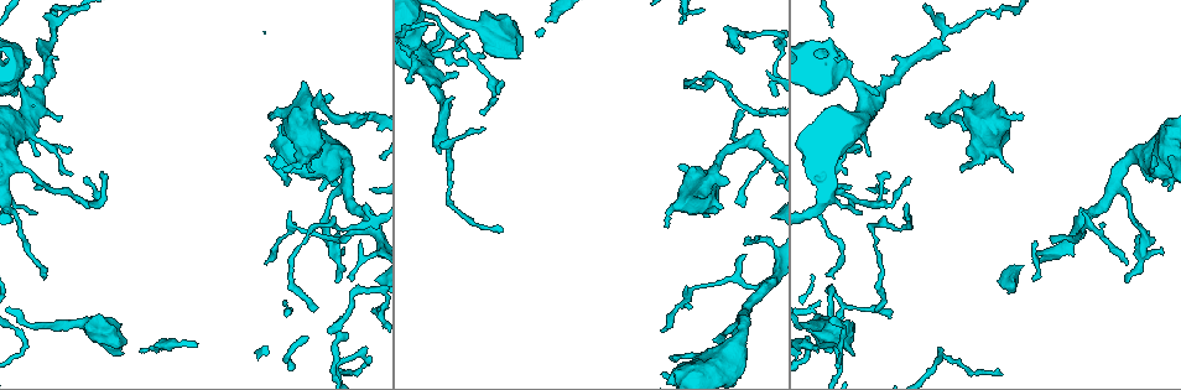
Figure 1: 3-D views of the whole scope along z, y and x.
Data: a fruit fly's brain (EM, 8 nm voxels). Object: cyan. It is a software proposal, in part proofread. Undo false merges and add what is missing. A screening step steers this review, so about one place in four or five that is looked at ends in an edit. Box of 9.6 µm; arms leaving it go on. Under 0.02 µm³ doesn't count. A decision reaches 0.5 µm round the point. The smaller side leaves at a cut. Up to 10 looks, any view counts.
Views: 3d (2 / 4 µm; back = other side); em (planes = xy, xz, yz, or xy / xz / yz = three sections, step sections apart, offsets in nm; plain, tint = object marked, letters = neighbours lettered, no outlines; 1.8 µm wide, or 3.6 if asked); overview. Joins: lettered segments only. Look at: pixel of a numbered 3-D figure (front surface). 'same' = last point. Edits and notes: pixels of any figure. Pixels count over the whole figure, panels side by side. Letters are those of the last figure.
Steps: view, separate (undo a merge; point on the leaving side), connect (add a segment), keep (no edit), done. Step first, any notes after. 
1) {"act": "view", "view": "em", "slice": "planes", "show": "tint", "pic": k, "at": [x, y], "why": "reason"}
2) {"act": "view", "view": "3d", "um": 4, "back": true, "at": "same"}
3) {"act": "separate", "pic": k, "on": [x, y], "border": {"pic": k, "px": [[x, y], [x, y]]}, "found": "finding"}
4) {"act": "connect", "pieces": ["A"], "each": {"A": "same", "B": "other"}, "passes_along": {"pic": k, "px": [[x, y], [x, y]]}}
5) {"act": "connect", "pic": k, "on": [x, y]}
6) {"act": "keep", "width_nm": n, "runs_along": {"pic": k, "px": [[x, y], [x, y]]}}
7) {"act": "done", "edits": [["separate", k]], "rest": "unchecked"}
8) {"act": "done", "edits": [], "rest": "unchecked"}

{"act": "view", "view": "em", "slice": "xz", "step": 4, "show": "tint", "pic": 1, "at": [700, 196], "why": "thick end"}

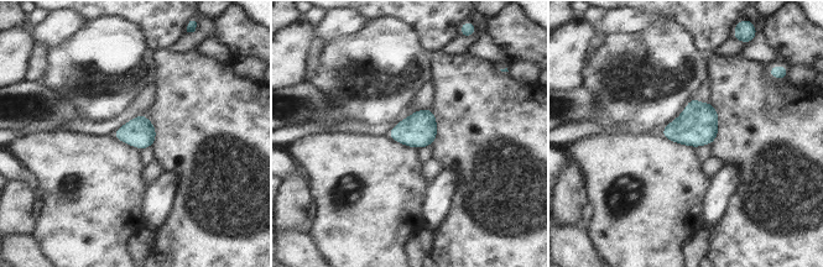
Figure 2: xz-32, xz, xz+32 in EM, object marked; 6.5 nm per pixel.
{"act": "view", "view": "em", "slice": "xz", "step": 4, "show": "letters", "at": "same"}

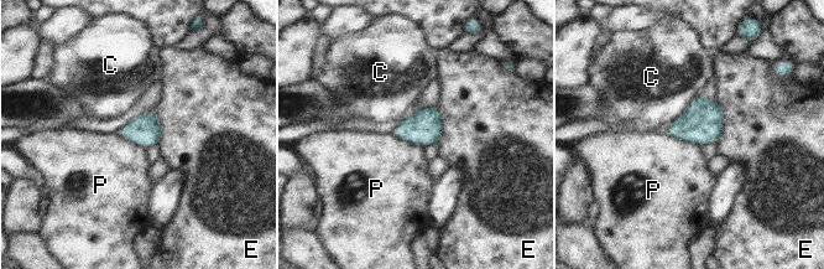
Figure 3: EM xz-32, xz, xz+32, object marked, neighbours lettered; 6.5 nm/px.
{"act": "keep", "each": {"C": "other", "E": "other", "P": "other"}, "border": {"pic": 3, "px": [[667, 132], [684, 141], [702, 145]]}, "found": "none of them fits"}

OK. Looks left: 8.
{"act": "view", "view": "em", "slice": "planes", "show": "tint", "pic": 1, "at": [709, 81], "why": "an open end"}

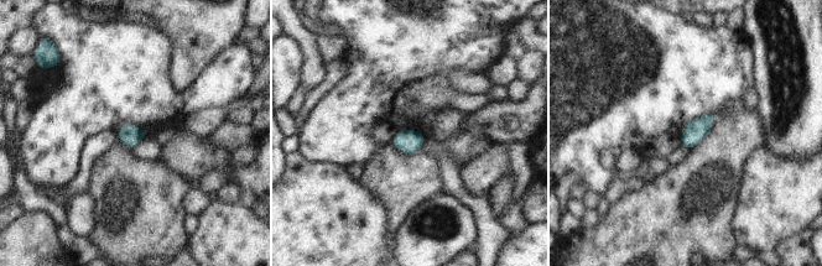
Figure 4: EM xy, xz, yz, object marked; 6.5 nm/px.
{"act": "view", "view": "em", "slice": "planes", "show": "letters", "at": "same", "why": "what lies round it"}

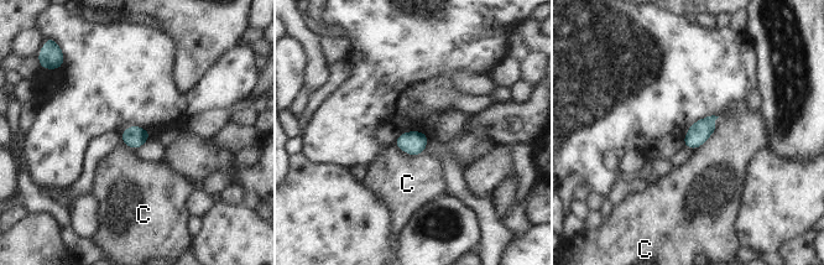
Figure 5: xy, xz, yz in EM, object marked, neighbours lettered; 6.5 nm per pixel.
{"act": "keep", "each": {"C": "other"}, "border": {"pic": 5, "px": [[392, 145], [412, 155], [423, 152]]}, "found": "no lettered segment goes on from it"}

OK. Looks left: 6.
{"act": "view", "view": "em", "slice": "yz", "step": 4, "show": "tint", "pic": 1, "at": [766, 284], "why": "arms part here"}

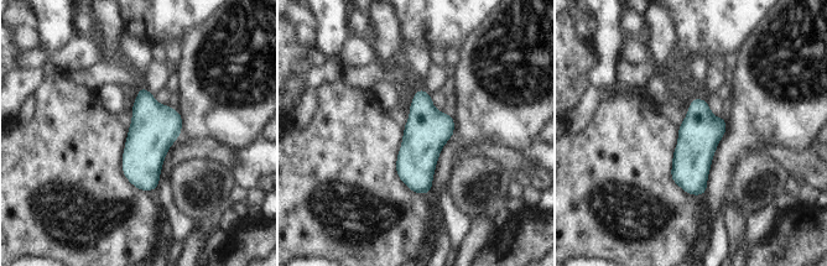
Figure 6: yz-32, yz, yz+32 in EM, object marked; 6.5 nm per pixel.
{"act": "view", "view": "em", "slice": "yz", "step": 4, "show": "letters", "at": "same"}

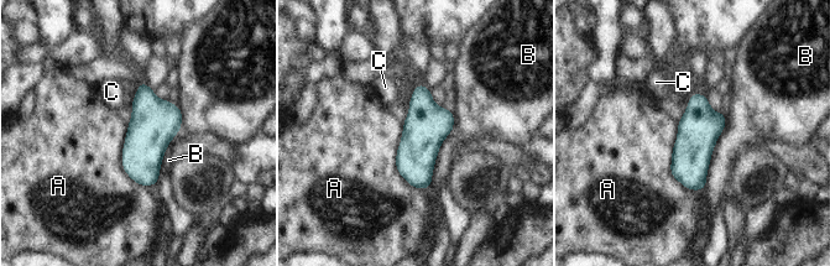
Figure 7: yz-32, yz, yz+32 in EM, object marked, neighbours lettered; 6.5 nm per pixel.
{"act": "keep", "longest_contact_nm": ["B", 500], "each": {"A": "other", "B": "other", "C": "other"}, "found": "continuous, no second neuron"}

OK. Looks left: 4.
{"act": "view", "view": "3d", "um": 2, "pic": 1, "at": [71, 173], "why": "tapers out"}

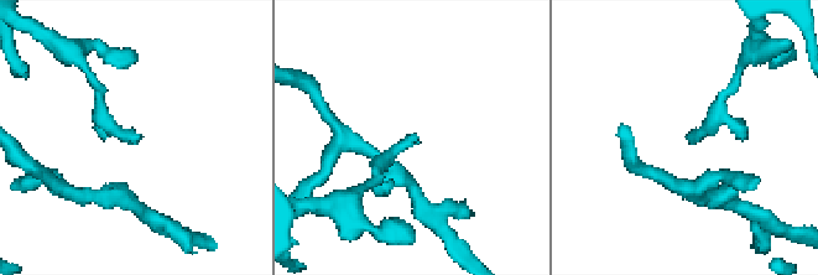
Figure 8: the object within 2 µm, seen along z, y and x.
{"act": "view", "view": "em", "slice": "xy", "step": 16, "show": "letters", "pic": 8, "at": [141, 134], "why": "now the EM"}

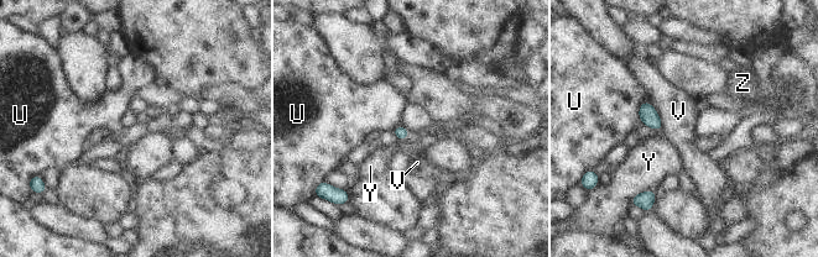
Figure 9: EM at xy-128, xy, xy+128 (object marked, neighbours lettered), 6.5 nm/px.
{"act": "keep", "width_nm": 90, "each": {"U": "other", "V": "other", "Y": "other", "Z": "other"}, "found": "no lettered segment goes on from it"}

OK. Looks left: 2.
{"act": "done", "edits": [], "rest": "unchecked"}

